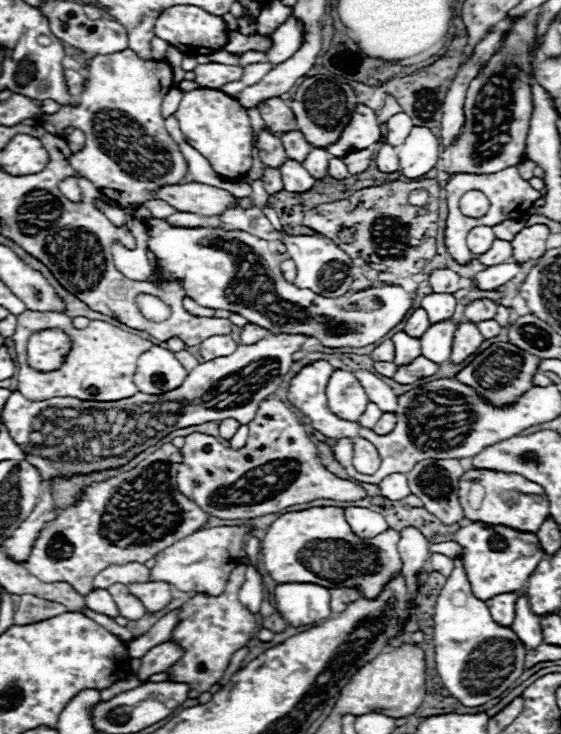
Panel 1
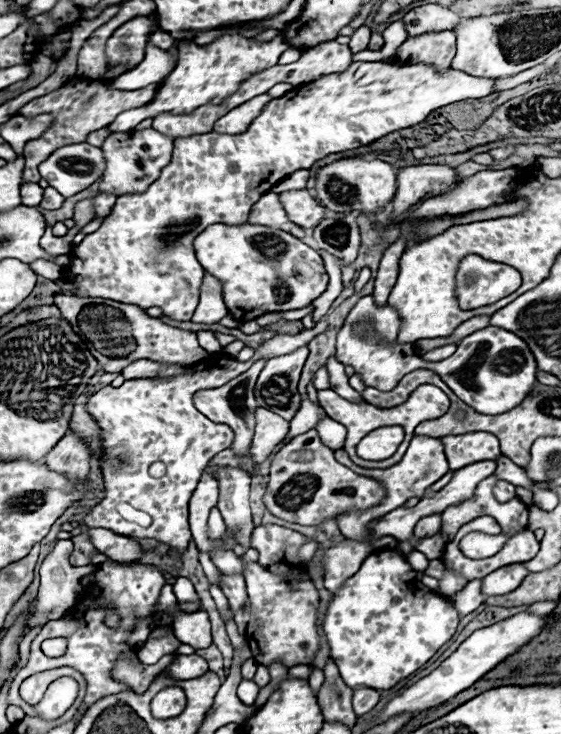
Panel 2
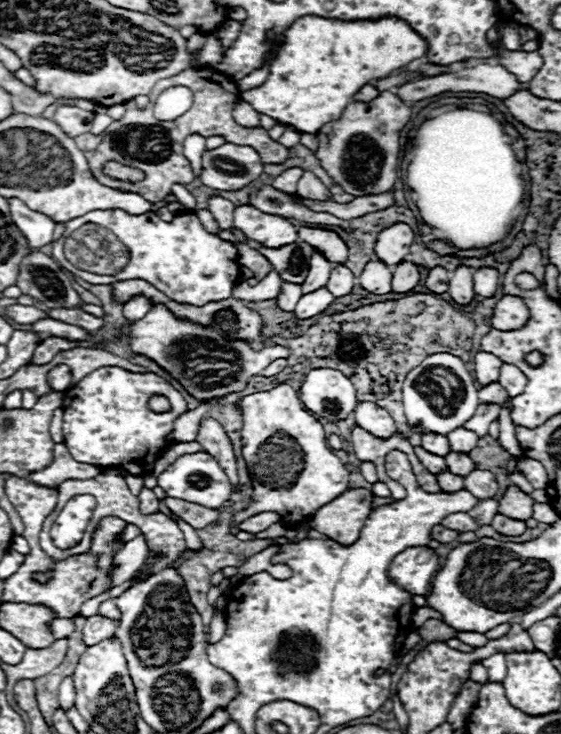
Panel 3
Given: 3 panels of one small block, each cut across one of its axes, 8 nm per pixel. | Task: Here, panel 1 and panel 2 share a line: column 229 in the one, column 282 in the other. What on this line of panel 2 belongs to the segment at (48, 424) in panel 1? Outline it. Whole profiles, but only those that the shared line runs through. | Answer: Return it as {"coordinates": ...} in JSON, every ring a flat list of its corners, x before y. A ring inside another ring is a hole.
{"coordinates":[[298,348,298,352,276,356,266,362,254,388,258,406,282,416,284,420,294,418,300,408,300,394,296,386,306,356,308,348]]}

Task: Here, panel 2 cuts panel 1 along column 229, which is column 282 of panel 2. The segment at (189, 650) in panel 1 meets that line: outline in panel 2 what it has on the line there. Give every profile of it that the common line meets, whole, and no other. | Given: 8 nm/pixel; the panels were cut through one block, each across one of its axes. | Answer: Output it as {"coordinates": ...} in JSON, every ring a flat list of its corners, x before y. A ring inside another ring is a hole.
{"coordinates":[[258,562,244,564,244,578,250,596,250,622,246,630,246,640,250,644,254,660,262,666,270,666,272,662,280,660,286,668,298,664,312,664,320,650,320,636,316,628,320,596,314,584,306,578,296,590,290,590,282,576,270,574]]}

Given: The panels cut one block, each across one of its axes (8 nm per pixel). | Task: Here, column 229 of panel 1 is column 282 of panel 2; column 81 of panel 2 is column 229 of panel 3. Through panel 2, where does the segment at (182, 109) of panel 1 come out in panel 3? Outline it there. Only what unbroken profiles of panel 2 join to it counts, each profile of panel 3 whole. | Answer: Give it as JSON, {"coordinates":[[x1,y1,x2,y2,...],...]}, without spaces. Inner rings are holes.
{"coordinates":[[92,210,80,218,66,222,66,232,74,232,74,228,80,228,82,224,100,224,104,228,110,228,130,252,130,264,126,264,126,268,118,272,118,276,90,276,90,272,74,272,74,268,70,268,66,260,62,260,62,238,52,242,52,258,64,270,90,284,114,284,140,278,154,284,160,292,166,292,166,296,170,296,172,300,202,306,206,302,230,298,232,286,240,278,236,246,218,238,216,234,208,234,202,228,198,216,192,212,178,214,172,222,164,222,154,212,132,216,122,210]]}

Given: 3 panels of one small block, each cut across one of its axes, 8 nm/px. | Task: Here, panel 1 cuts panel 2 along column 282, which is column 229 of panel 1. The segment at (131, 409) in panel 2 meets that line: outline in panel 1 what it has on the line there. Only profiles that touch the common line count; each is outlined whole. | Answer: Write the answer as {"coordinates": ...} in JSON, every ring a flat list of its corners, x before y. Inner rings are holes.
{"coordinates":[[230,334,226,336,210,336,200,344,200,354,204,360,212,360,218,356,228,356,230,352,234,352,238,344,234,342,234,338]]}

